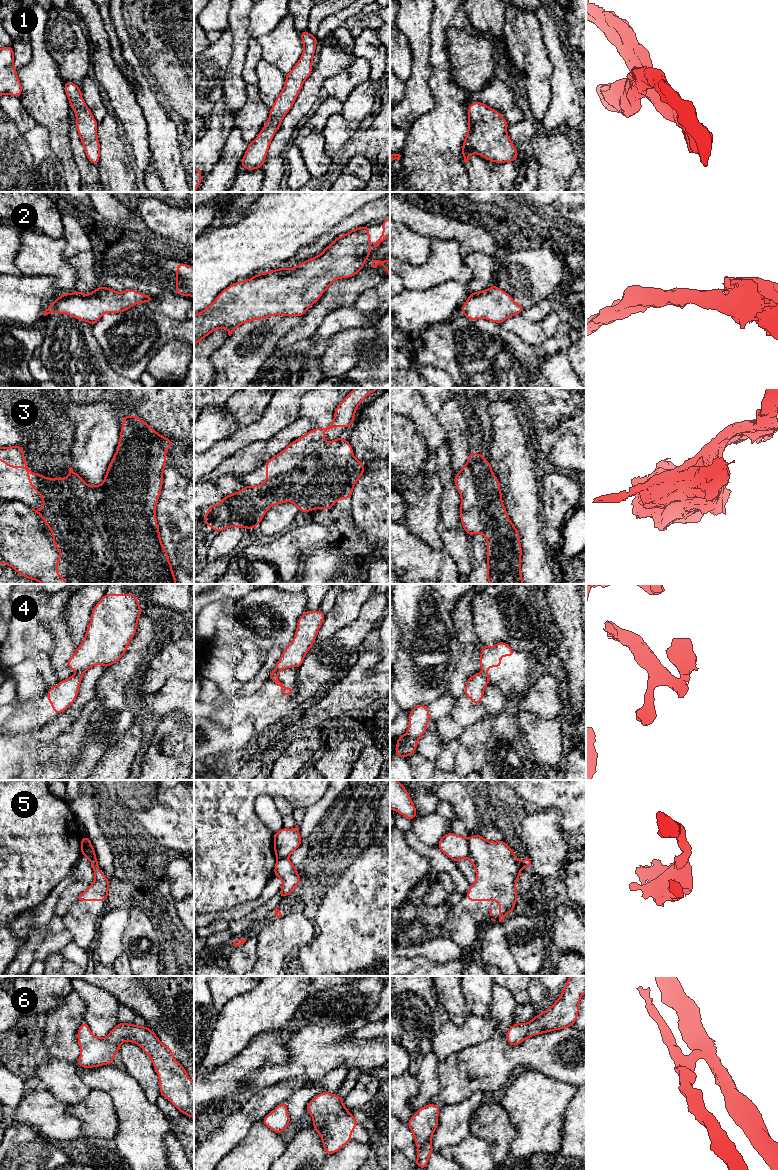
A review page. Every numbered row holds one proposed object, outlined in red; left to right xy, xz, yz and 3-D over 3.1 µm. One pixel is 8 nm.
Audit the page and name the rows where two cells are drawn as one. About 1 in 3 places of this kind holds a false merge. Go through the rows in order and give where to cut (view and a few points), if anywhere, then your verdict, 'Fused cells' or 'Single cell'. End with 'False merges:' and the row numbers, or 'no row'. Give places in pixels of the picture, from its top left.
1: No split. Single cell
2: No split. Single cell
3: Split along yz (494, 476), (475, 480), (479, 516), (508, 520), (480, 531). Fused cells
4: Split along yz (482, 672), (488, 680). Fused cells
5: Split along xy (83, 841), (91, 847), (91, 853), (88, 857). Fused cells
6: No split. Single cell
False merges: 3, 4, 5

